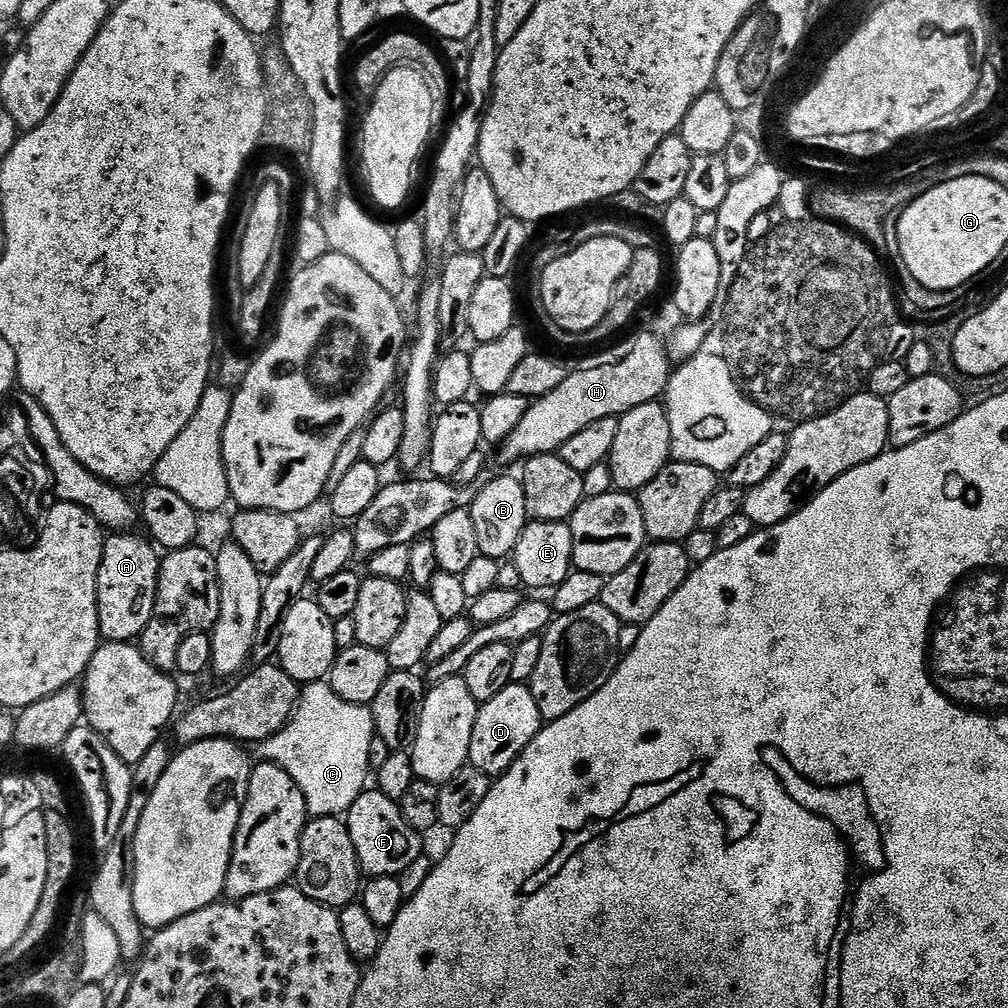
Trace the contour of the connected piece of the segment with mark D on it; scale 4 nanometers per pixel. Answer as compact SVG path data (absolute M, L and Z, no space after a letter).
M508 684L498 694L494 694L494 698L485 700L479 705L476 721L474 722L474 734L470 738L468 764L484 771L491 778L503 776L505 770L522 754L522 750L526 750L530 741L539 734L541 727L542 721L538 710L538 702L534 702L531 687L528 684Z

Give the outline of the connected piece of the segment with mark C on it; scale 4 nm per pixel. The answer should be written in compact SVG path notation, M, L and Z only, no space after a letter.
M331 683L305 684L300 694L300 700L288 719L288 725L259 745L259 759L276 764L282 770L286 770L286 774L290 774L290 778L294 778L294 782L302 790L308 811L313 817L343 817L347 813L348 807L359 798L361 792L365 791L367 784L364 783L367 780L369 783L370 769L367 759L370 740L376 735L371 707L346 702L332 688Z

